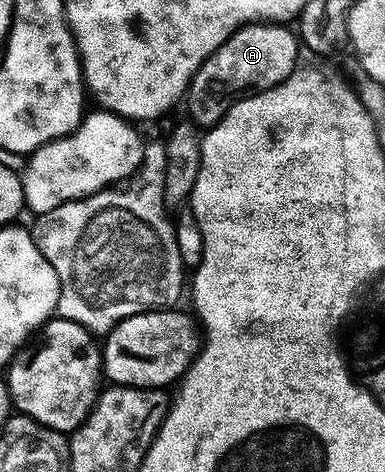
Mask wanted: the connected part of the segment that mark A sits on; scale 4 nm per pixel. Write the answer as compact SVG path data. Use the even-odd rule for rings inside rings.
M250 22L248 26L240 26L190 80L188 117L198 127L214 126L239 100L262 94L287 80L299 64L299 38L289 28L276 22Z

